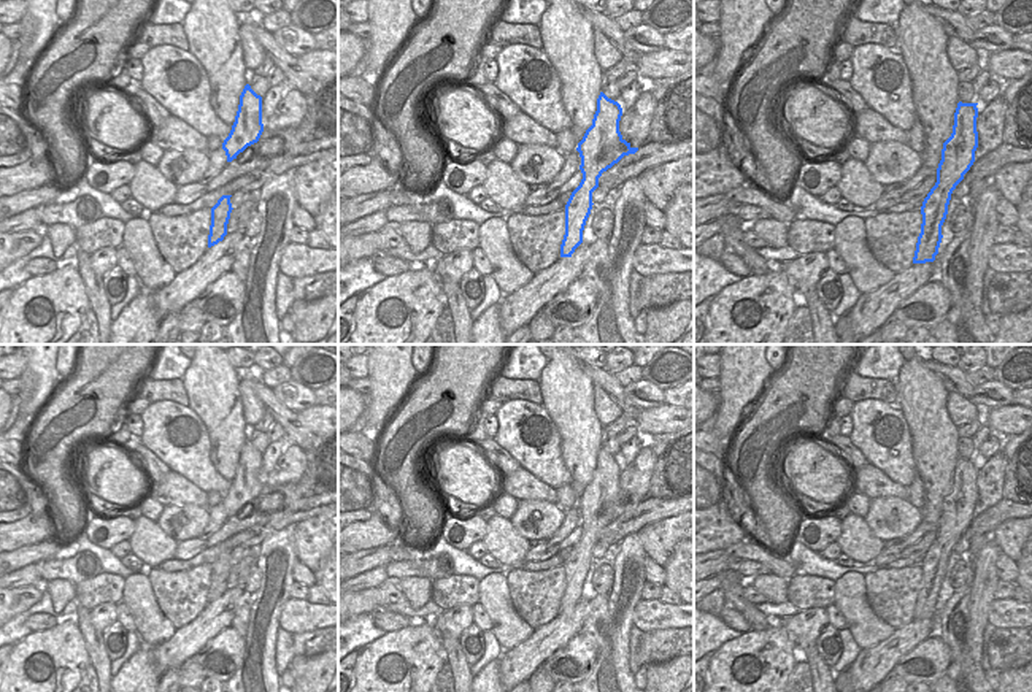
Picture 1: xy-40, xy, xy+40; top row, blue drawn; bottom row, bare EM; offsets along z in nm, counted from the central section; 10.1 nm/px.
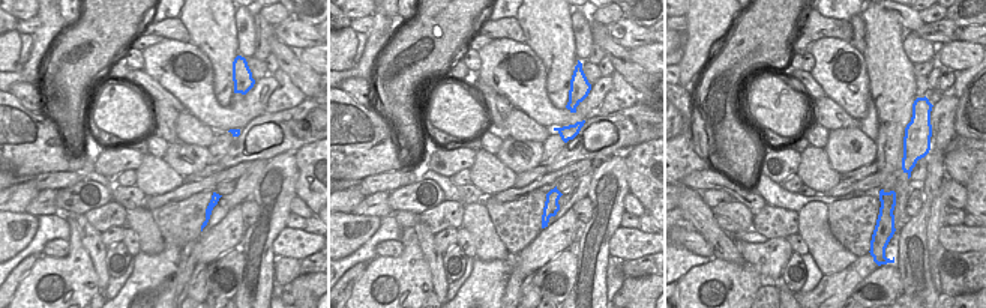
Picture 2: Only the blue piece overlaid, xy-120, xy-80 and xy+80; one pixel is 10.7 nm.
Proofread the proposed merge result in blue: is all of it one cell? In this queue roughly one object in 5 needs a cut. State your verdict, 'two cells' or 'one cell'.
one cell

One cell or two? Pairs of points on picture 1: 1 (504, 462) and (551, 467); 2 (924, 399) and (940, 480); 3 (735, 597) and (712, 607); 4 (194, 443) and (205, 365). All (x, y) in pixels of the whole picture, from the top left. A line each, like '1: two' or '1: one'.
1: two
2: one
3: two
4: two

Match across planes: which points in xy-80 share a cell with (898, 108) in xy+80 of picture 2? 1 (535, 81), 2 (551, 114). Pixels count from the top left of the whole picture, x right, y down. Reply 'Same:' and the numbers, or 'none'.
Same: none

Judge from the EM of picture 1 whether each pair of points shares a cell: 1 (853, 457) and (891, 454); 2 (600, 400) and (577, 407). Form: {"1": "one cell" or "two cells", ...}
{"1": "two cells", "2": "two cells"}

